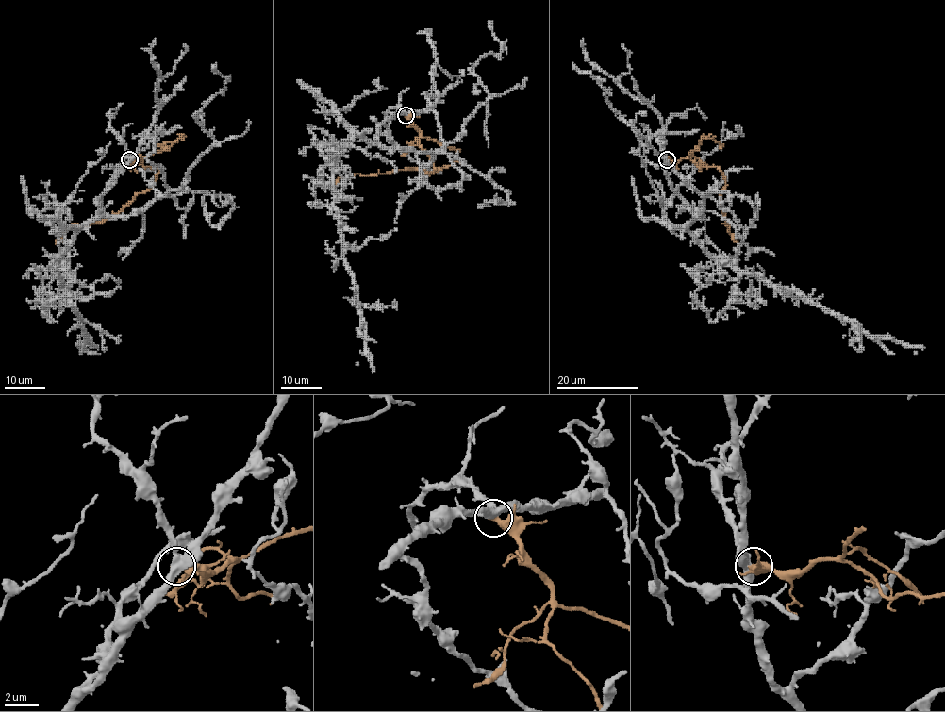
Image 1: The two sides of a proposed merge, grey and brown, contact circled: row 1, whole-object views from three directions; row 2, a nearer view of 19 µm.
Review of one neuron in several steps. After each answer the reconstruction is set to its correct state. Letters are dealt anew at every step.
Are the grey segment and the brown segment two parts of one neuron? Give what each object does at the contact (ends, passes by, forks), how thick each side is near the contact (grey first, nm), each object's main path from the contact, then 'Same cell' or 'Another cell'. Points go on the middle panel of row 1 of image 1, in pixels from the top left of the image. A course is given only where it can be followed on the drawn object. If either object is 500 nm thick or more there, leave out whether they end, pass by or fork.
At the ring grey forks. At the ring brown ends. Thickness 400 nm (grey) against 400 nm. Course of grey: (406, 115), (390, 117), (373, 140), (356, 136), (334, 173), (341, 248), (369, 359), (356, 363). Course of brown: (406, 115), (420, 133), (419, 144), (435, 169), (431, 174), (413, 169), (354, 174), (339, 177), (331, 185). Another cell

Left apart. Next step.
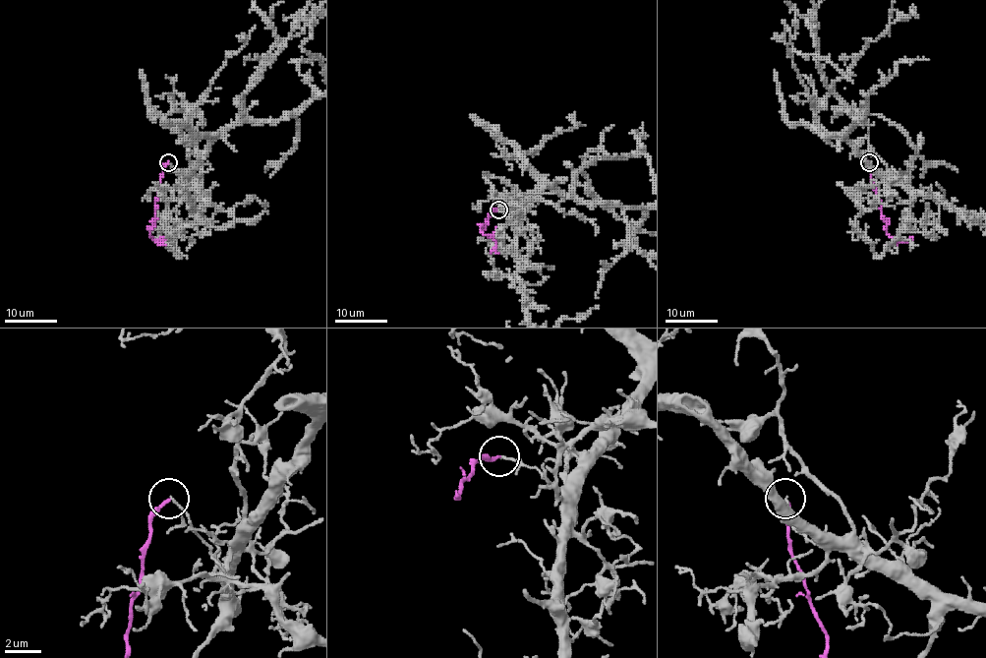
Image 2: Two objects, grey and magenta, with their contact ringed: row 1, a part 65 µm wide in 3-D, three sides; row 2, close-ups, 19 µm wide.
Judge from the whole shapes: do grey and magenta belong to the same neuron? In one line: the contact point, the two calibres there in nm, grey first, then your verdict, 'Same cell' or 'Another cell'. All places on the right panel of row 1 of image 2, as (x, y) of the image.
Place: (869, 162). Thickness 120 nm (grey) against 200 nm. Another cell

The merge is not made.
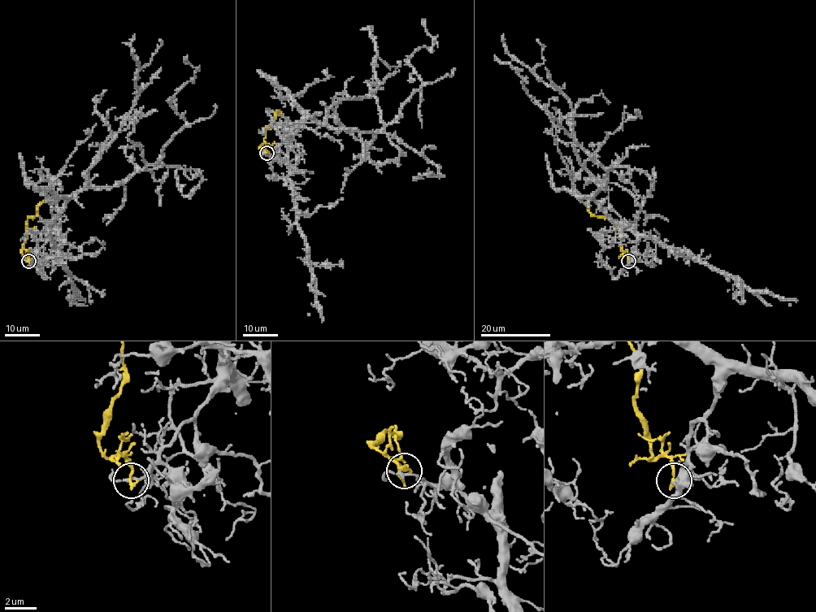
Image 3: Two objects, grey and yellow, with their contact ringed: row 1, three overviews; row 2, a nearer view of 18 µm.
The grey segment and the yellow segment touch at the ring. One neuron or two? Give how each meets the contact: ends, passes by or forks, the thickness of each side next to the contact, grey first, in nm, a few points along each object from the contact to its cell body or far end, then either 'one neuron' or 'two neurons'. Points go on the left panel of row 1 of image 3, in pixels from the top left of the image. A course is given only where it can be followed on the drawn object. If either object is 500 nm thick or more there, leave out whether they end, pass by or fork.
grey passes by; yellow ends; calibres 160 and 260 nm; course grey (28, 260), (70, 198), (124, 182), (162, 157), (185, 123), (171, 98), (196, 69), (188, 55); course yellow (28, 260), (22, 253), (27, 235), (26, 223), (28, 217), (36, 214), (43, 201); one neuron

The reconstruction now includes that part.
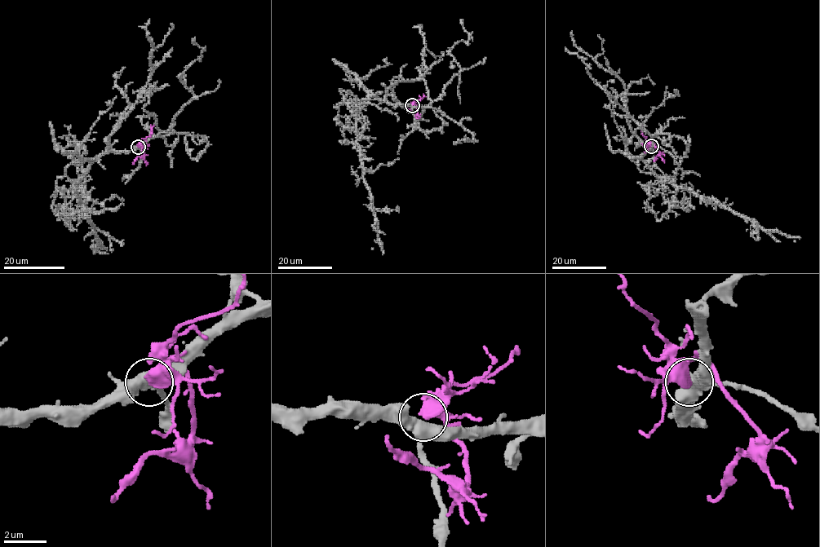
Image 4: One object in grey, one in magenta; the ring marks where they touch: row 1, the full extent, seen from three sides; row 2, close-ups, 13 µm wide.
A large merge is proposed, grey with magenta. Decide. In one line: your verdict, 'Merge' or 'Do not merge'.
Do not merge

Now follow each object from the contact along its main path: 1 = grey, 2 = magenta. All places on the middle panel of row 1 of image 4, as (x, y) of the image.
1: (411, 105), (387, 103), (373, 95), (358, 114), (356, 145), (380, 245), (372, 248)
2: (412, 105), (418, 113), (407, 107)

